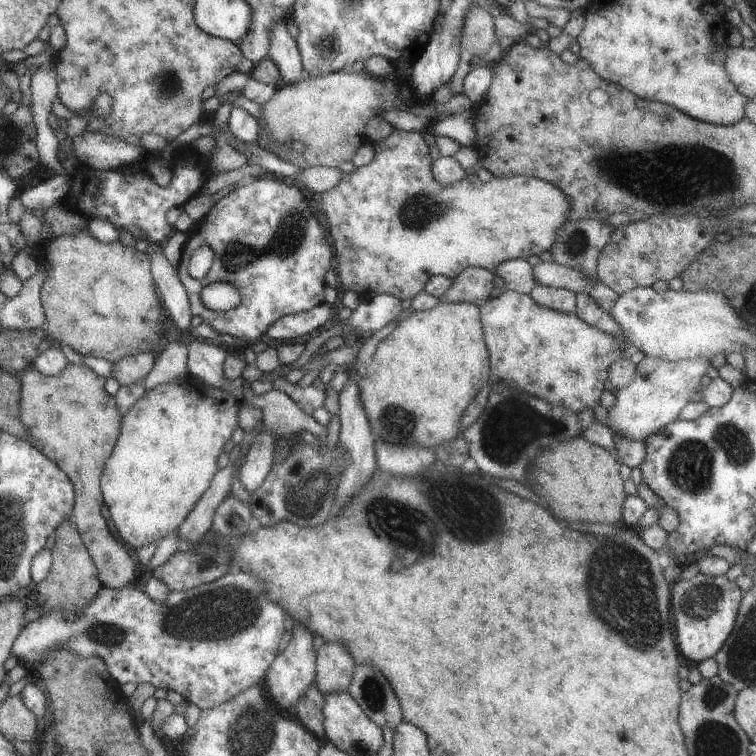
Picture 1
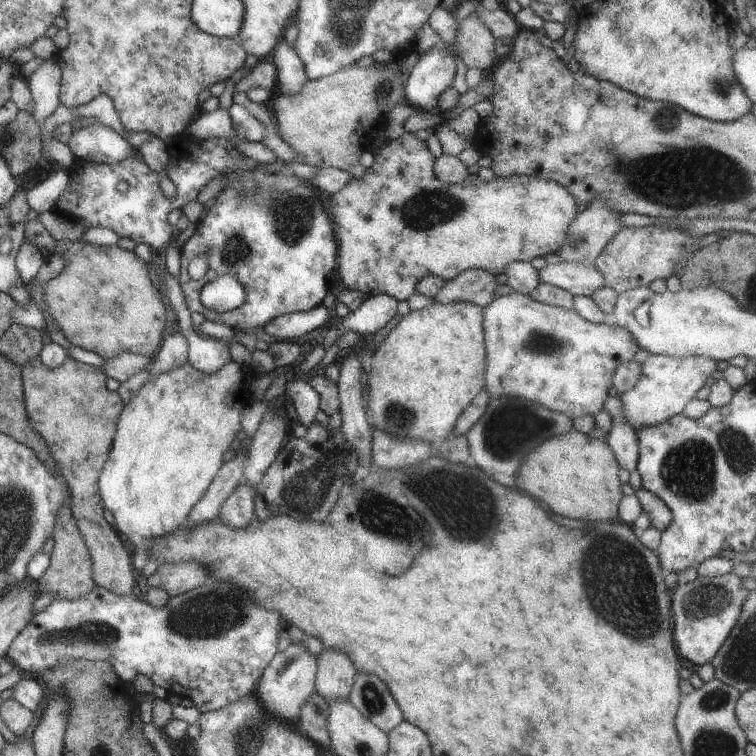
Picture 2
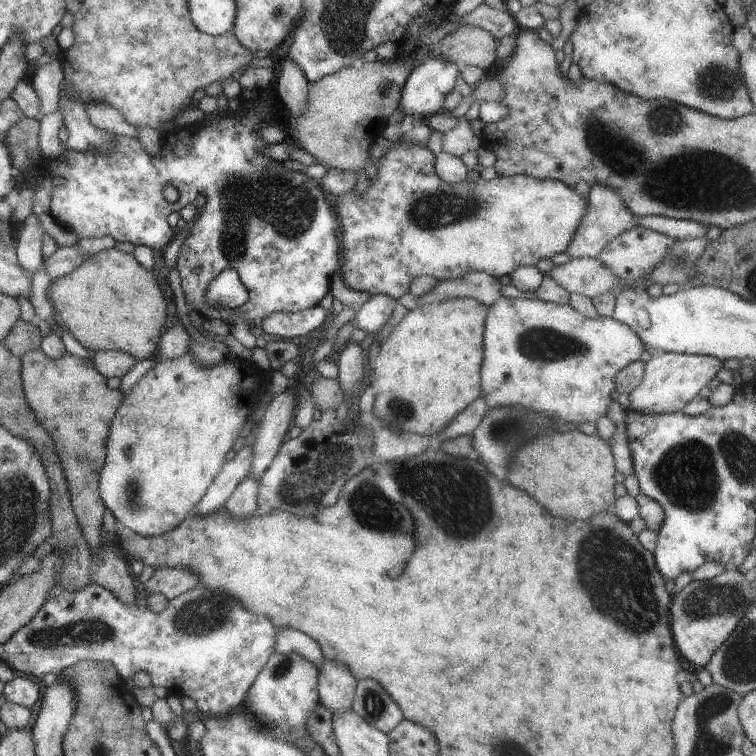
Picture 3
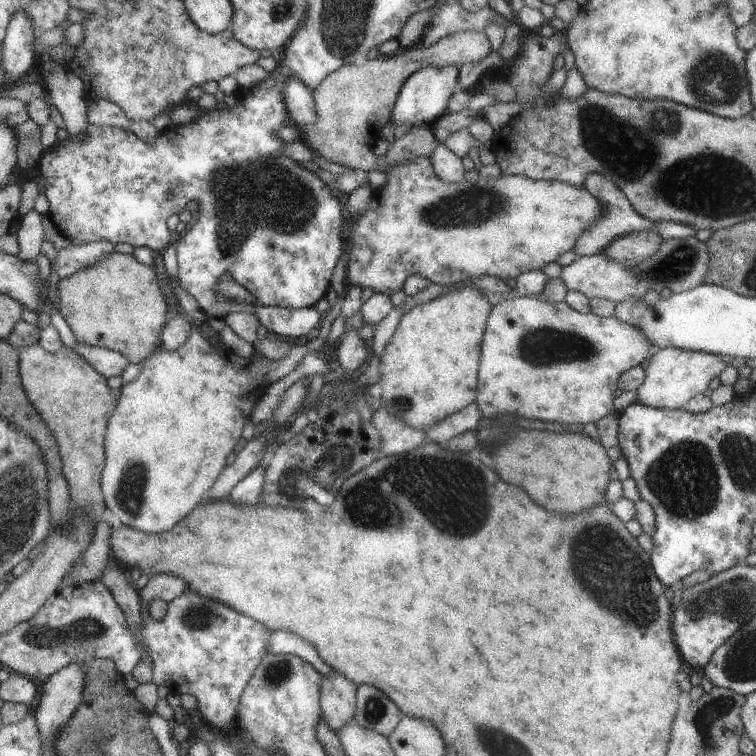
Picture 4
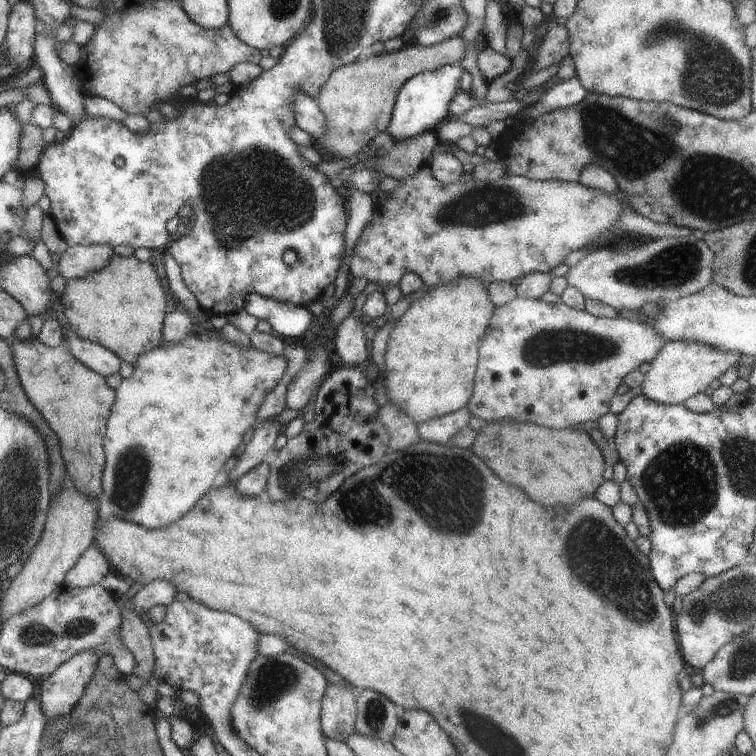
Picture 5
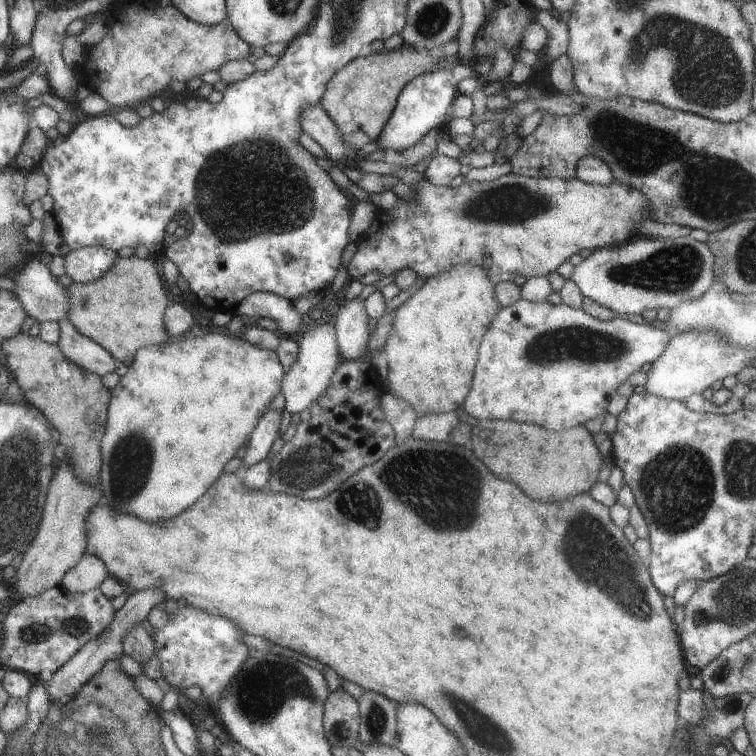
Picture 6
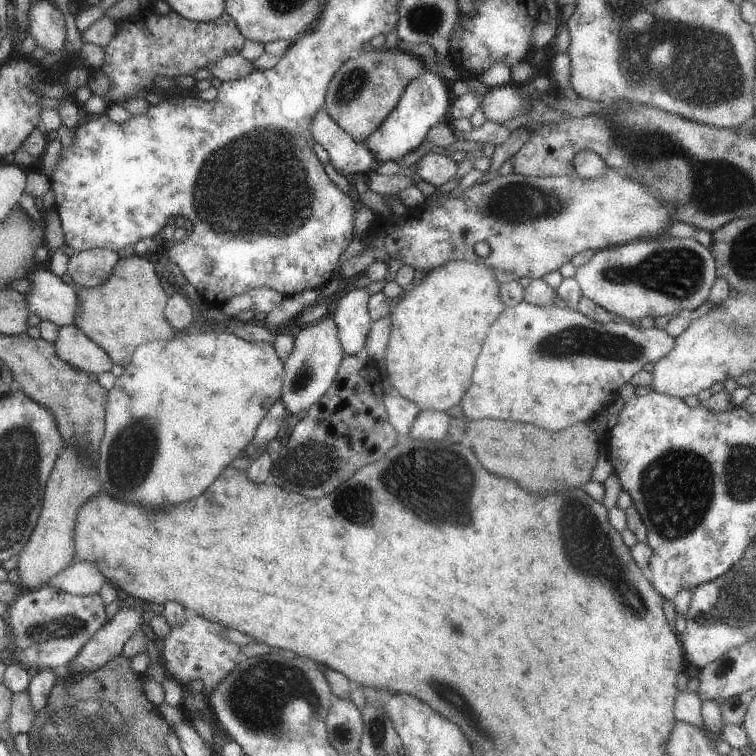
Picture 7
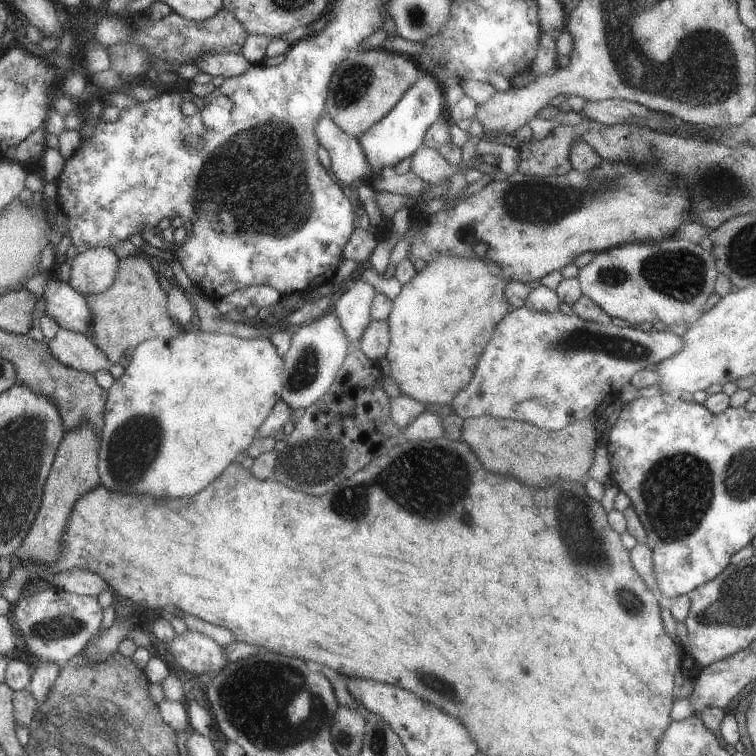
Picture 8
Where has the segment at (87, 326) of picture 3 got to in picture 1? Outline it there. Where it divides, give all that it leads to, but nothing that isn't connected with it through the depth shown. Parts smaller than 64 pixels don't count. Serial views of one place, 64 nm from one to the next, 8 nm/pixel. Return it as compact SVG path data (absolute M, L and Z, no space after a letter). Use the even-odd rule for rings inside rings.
M85 228L75 230L73 236L65 234L49 238L49 246L45 248L45 262L40 265L40 270L45 272L45 280L38 292L45 318L40 329L45 332L45 339L52 344L67 344L76 353L104 358L111 363L135 353L156 354L161 348L162 312L153 288L154 280L151 278L146 254L137 251L135 247L123 246L118 240L97 242Z

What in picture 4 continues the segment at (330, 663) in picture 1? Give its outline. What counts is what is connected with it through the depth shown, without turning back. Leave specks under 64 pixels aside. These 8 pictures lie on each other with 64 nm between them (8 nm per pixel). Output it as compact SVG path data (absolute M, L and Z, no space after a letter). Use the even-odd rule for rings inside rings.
M333 669L327 676L321 677L318 700L320 717L333 732L353 718L355 693L356 684Z

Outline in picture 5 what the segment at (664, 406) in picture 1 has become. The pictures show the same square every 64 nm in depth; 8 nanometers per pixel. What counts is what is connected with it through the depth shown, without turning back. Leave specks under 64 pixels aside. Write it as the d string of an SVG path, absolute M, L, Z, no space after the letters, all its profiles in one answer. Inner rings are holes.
M679 340L666 341L665 346L657 352L657 356L649 362L649 370L645 372L640 396L653 402L677 405L709 386L713 380L718 379L725 370L738 366L741 354L737 352L723 352L711 348L709 344L697 342L679 342Z

